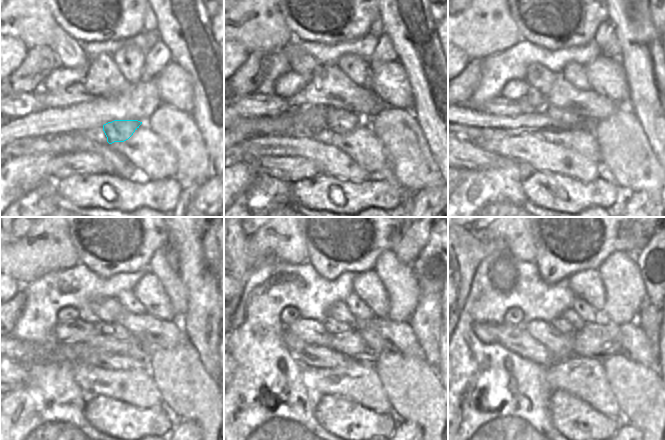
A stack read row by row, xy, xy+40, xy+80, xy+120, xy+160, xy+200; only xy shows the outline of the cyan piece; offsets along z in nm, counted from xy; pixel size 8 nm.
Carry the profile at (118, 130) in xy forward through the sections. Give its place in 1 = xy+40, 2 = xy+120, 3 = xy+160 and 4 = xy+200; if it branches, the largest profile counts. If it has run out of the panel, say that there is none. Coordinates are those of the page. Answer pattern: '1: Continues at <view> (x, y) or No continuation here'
1: Continues at xy+40 (340, 121)
2: Continues at xy+120 (114, 329)
3: Continues at xy+160 (332, 326)
4: Continues at xy+200 (559, 323)

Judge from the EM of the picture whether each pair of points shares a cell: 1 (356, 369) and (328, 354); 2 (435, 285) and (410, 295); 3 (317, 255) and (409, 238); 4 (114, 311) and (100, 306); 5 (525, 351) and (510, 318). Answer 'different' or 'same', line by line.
1: different
2: different
3: same
4: same
5: different

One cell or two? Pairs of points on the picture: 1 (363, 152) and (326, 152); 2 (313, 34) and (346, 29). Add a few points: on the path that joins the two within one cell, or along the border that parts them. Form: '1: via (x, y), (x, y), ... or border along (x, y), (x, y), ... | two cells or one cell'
1: border along (322, 141), (335, 145), (362, 166) | two cells
2: via (322, 34), (332, 37), (341, 36) | one cell

